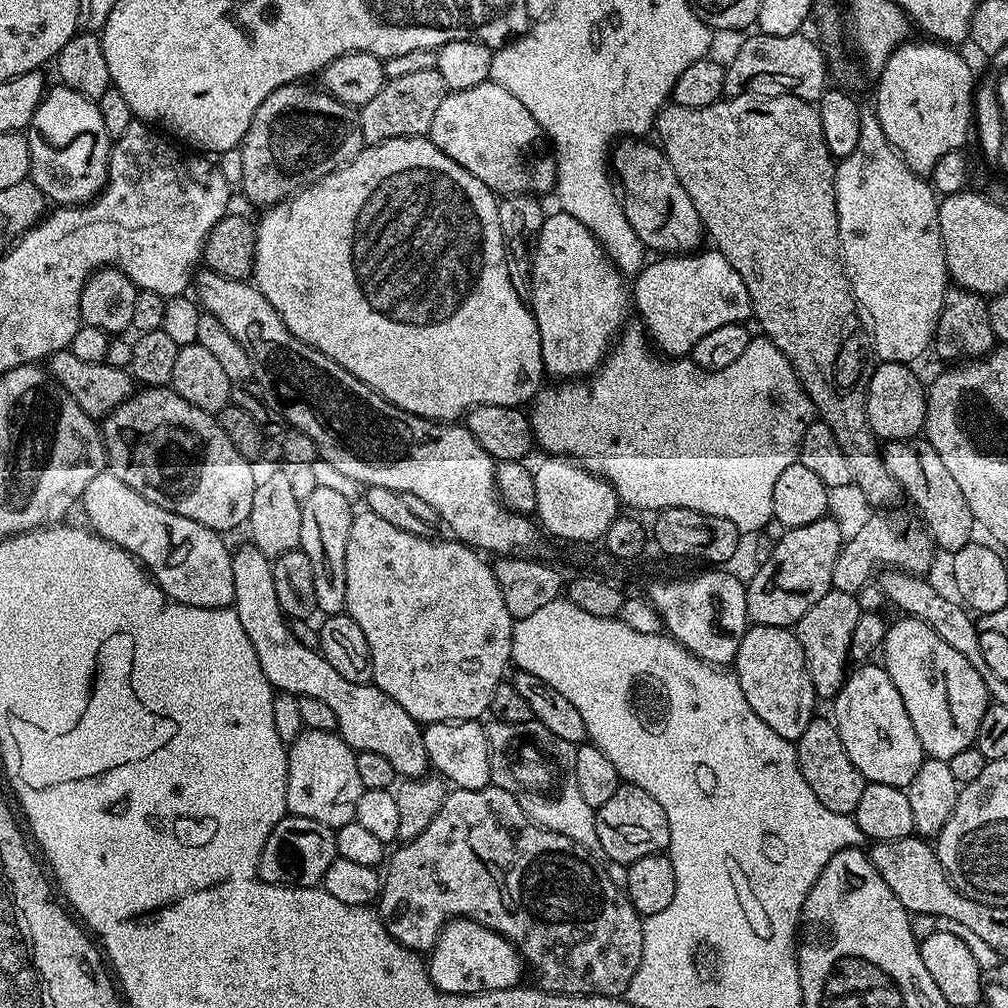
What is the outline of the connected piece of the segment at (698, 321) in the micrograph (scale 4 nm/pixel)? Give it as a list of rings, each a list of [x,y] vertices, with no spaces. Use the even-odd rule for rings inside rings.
[[[700,250],[695,254],[664,254],[659,258],[652,258],[656,260],[649,259],[647,263],[645,263],[644,267],[641,268],[639,272],[635,273],[634,280],[636,280],[636,285],[633,283],[630,288],[630,296],[634,301],[635,311],[636,308],[638,311],[640,311],[640,320],[645,324],[646,327],[648,327],[648,332],[646,332],[647,339],[651,341],[651,343],[655,345],[657,349],[660,347],[661,350],[659,349],[659,351],[663,353],[665,357],[687,357],[689,353],[691,353],[693,346],[698,342],[698,338],[704,337],[705,334],[710,334],[710,330],[718,330],[718,326],[744,324],[745,321],[752,316],[750,290],[746,290],[746,282],[742,282],[742,278],[738,278],[738,270],[734,270],[734,266],[730,266],[730,262],[726,262],[726,258],[722,255],[722,253],[715,250],[709,250],[709,252],[704,251],[705,250]]]

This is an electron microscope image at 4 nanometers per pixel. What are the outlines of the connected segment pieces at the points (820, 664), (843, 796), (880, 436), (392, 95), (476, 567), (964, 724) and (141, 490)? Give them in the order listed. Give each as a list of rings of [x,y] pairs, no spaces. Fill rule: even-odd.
[[[833,590],[818,598],[818,602],[814,602],[814,606],[810,606],[810,610],[806,610],[806,614],[802,614],[800,621],[794,625],[796,637],[802,646],[802,654],[806,658],[812,685],[821,701],[831,701],[844,685],[846,673],[850,668],[850,638],[854,634],[854,625],[858,622],[860,613],[853,593]]]
[[[813,718],[810,726],[806,726],[802,738],[795,741],[798,766],[802,770],[802,778],[806,778],[806,783],[810,790],[814,790],[822,806],[834,810],[834,814],[852,816],[858,801],[862,799],[866,781],[864,775],[854,766],[854,762],[850,762],[850,754],[846,754],[846,746],[842,746],[842,738],[835,723],[831,719],[820,719]]]
[[[880,362],[873,367],[872,377],[868,383],[866,414],[870,430],[877,441],[911,440],[919,437],[924,430],[924,419],[928,409],[928,397],[925,385],[920,385],[913,369],[906,364],[889,364]]]
[[[435,68],[417,70],[415,74],[405,74],[402,78],[385,80],[382,90],[370,98],[370,102],[359,105],[360,129],[365,145],[381,144],[390,138],[406,138],[407,136],[427,136],[430,122],[434,122],[434,113],[446,89],[442,78]]]
[[[361,510],[352,517],[350,542],[346,542],[346,612],[354,618],[354,622],[358,622],[362,634],[366,634],[366,642],[370,642],[372,683],[386,694],[390,694],[390,698],[394,698],[394,702],[398,702],[398,706],[402,706],[402,710],[406,710],[406,714],[410,714],[410,718],[414,718],[422,726],[451,720],[480,720],[483,712],[487,713],[491,709],[494,690],[498,690],[498,686],[505,679],[504,671],[510,668],[512,658],[514,619],[506,608],[505,599],[502,598],[493,565],[484,561],[487,559],[477,549],[469,548],[467,544],[462,544],[455,538],[436,539],[398,530],[390,526],[390,522],[378,518],[378,514]]]
[[[901,615],[899,619],[889,623],[888,633],[884,636],[882,666],[890,674],[890,682],[894,682],[898,694],[902,694],[902,706],[906,706],[910,722],[914,722],[914,734],[918,734],[918,742],[922,742],[925,757],[947,761],[954,758],[954,754],[975,745],[978,722],[982,722],[982,714],[986,714],[990,703],[986,683],[982,682],[981,675],[970,666],[970,662],[958,654],[953,646],[947,645],[938,634],[934,634],[926,622],[906,615]]]
[[[144,386],[133,391],[126,402],[103,417],[102,435],[107,471],[112,472],[118,482],[126,482],[126,486],[138,490],[138,494],[154,502],[154,506],[182,514],[182,518],[190,518],[221,534],[228,534],[239,524],[240,527],[247,525],[258,475],[252,469],[255,468],[253,461],[242,458],[242,454],[234,450],[234,442],[226,438],[219,419],[213,413],[190,406],[190,402],[173,392],[171,387]]]

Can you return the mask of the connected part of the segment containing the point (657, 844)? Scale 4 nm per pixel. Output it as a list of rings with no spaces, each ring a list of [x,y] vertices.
[[[621,783],[618,790],[602,807],[595,809],[598,839],[603,855],[616,864],[627,866],[638,858],[654,856],[665,851],[668,843],[673,843],[670,822],[666,822],[666,810],[662,804],[646,790],[633,784]]]

